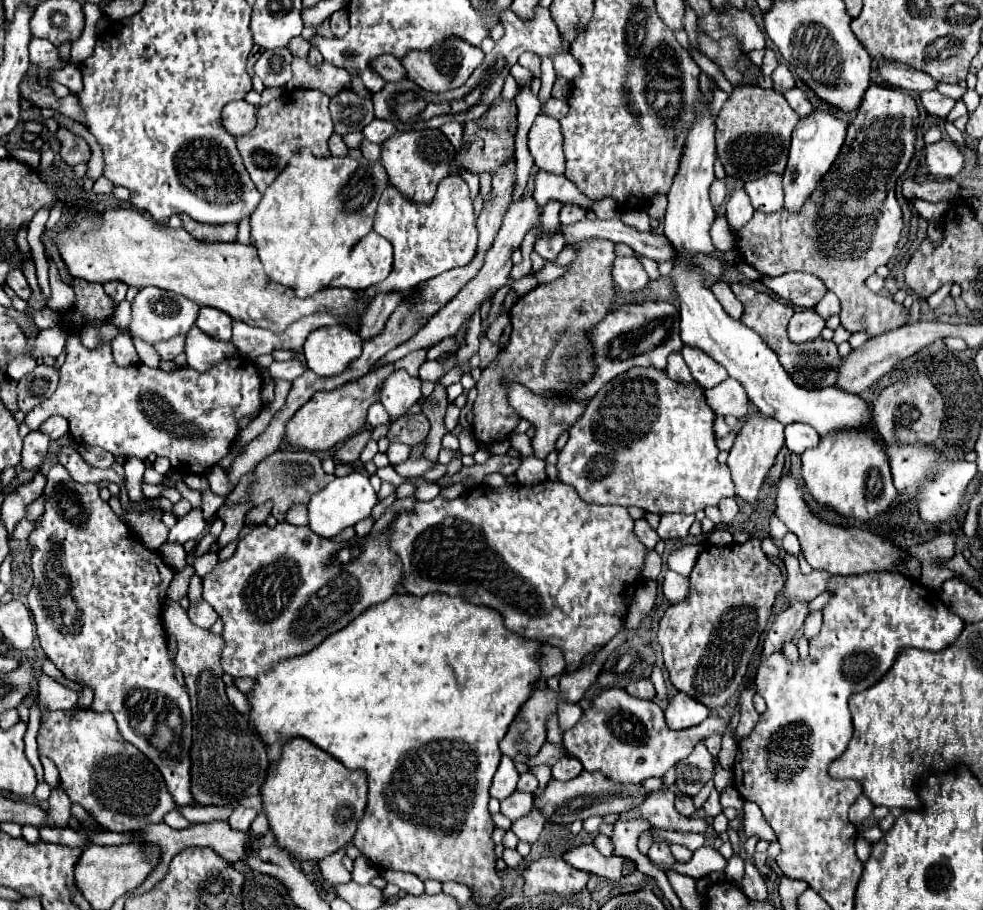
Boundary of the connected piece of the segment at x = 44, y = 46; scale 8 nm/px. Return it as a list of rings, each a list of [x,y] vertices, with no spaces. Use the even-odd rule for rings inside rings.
[[[33,37],[29,43],[29,57],[31,63],[37,63],[41,67],[41,79],[46,78],[51,69],[57,69],[57,47],[53,47],[53,43],[47,39]]]

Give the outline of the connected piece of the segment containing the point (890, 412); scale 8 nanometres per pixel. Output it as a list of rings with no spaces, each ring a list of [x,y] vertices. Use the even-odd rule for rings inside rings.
[[[911,375],[907,381],[893,383],[881,391],[881,395],[873,403],[873,419],[881,437],[893,439],[893,443],[933,443],[939,435],[939,427],[943,421],[943,399],[927,375]]]

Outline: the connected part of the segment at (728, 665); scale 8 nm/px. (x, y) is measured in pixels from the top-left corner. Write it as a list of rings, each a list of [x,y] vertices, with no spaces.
[[[749,539],[747,543],[731,543],[723,549],[705,545],[695,569],[689,575],[687,597],[683,601],[673,603],[659,621],[657,641],[663,649],[663,659],[671,683],[709,709],[727,705],[727,701],[741,687],[741,681],[753,659],[753,651],[767,629],[771,607],[781,589],[781,569],[765,557],[765,553],[761,551],[761,539]]]

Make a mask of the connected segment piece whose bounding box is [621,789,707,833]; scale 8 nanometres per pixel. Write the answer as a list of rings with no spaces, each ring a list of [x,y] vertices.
[[[659,789],[647,795],[643,805],[637,811],[623,813],[621,819],[633,819],[633,817],[645,817],[651,821],[653,827],[661,829],[673,829],[673,831],[699,831],[705,833],[707,821],[705,819],[695,819],[695,817],[683,817],[677,813],[673,807],[675,803],[675,793],[667,789]]]

